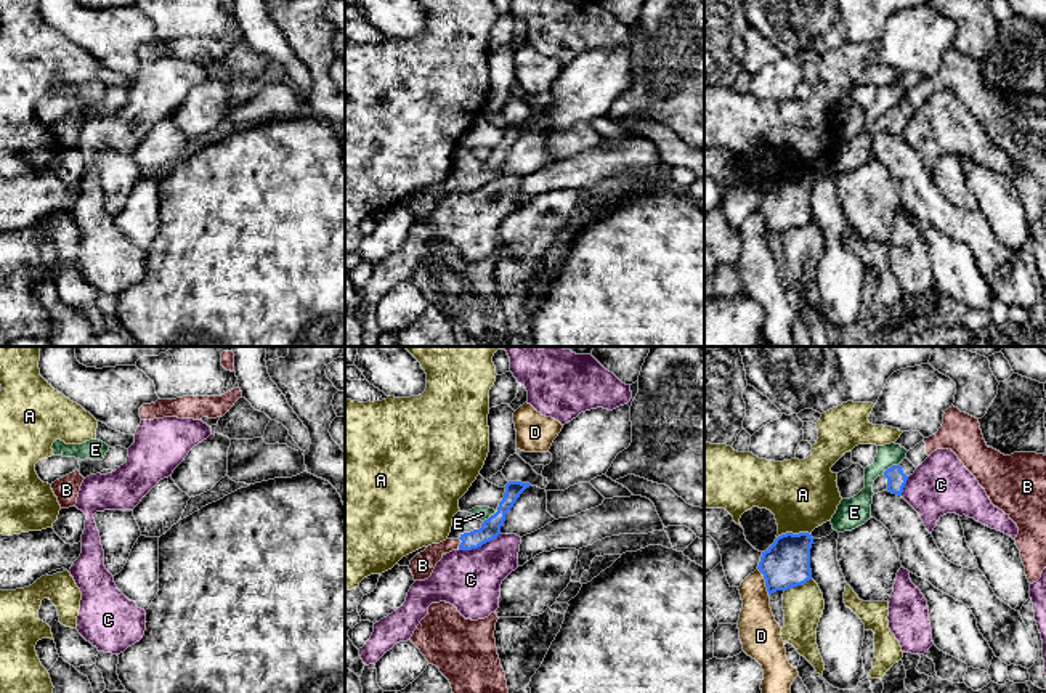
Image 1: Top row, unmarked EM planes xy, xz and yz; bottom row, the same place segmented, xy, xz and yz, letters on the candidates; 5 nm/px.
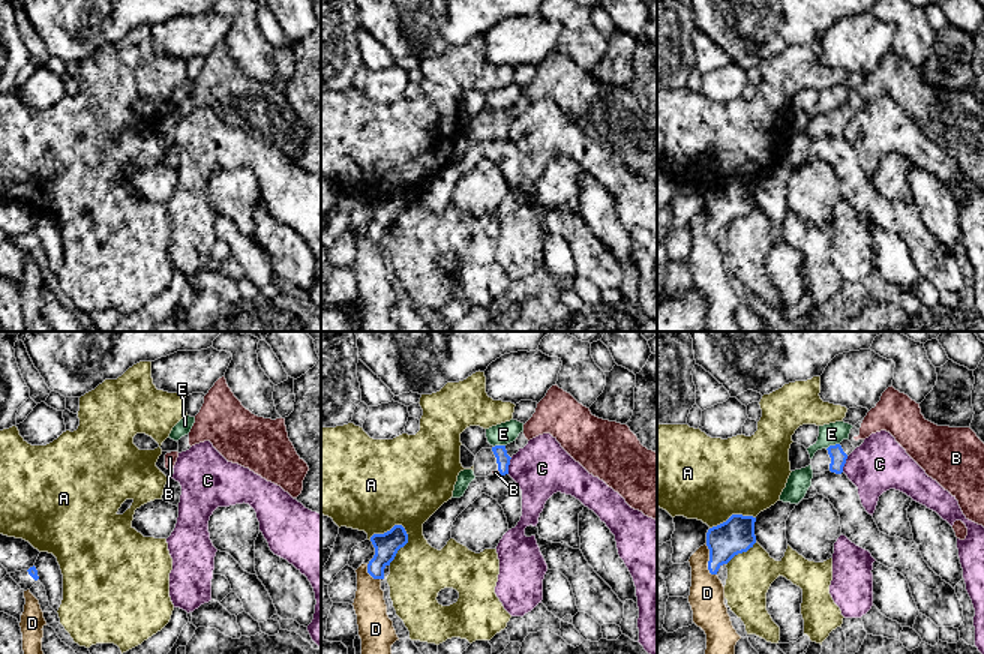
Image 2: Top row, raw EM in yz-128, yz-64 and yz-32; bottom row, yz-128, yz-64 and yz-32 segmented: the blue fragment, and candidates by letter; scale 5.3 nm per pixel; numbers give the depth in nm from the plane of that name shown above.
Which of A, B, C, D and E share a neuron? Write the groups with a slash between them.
A / B / C / D / E

